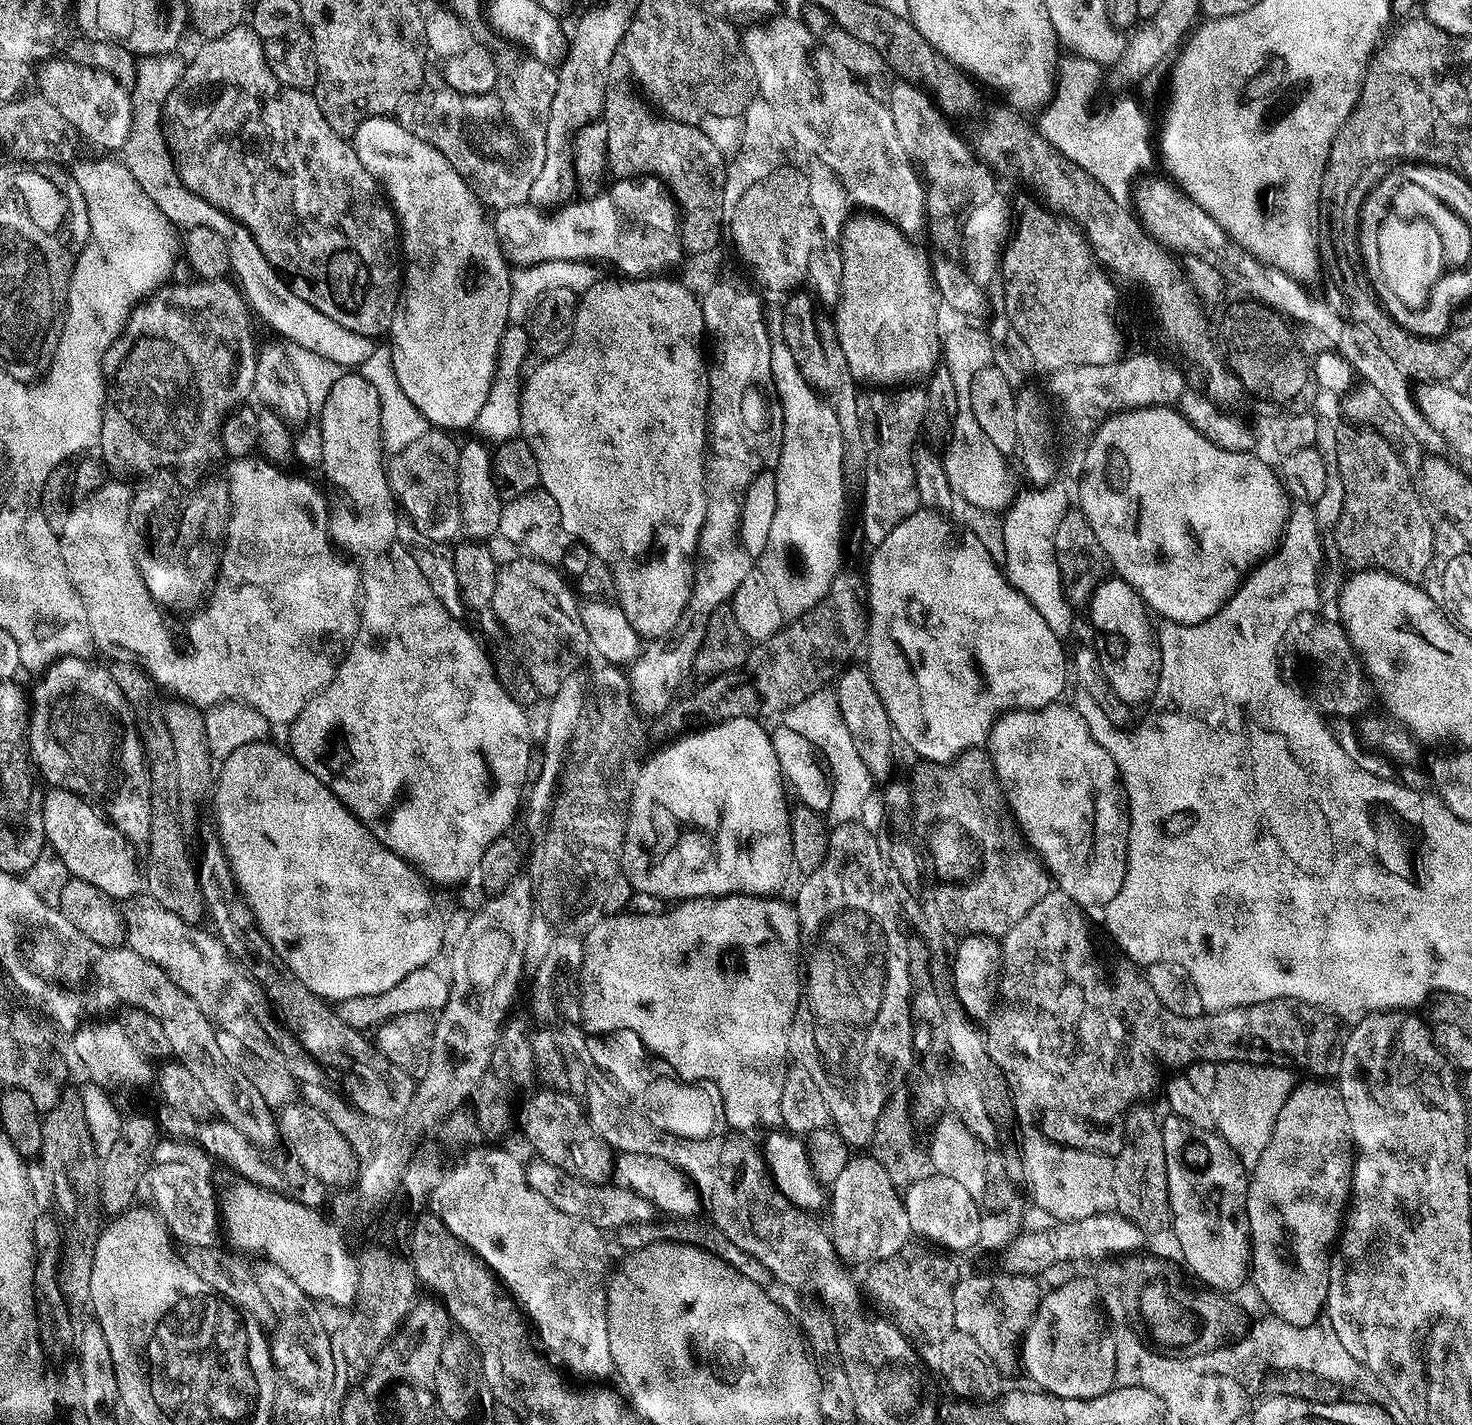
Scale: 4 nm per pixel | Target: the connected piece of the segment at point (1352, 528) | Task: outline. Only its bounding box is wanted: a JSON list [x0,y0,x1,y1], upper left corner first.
[1334,423,1438,581]

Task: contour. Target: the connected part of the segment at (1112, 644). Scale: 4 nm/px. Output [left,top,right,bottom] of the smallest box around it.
[1087,578,1160,706]

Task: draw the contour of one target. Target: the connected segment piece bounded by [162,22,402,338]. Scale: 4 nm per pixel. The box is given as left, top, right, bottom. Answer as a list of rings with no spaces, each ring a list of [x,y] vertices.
[[[242,22],[234,30],[226,30],[217,40],[208,40],[196,52],[196,57],[185,67],[184,77],[180,85],[168,95],[164,101],[162,119],[164,137],[168,139],[168,149],[172,152],[172,161],[176,164],[176,172],[182,182],[194,194],[206,198],[214,206],[218,206],[236,220],[240,221],[251,232],[258,242],[264,257],[277,272],[291,278],[290,287],[302,302],[310,302],[314,310],[322,310],[326,318],[334,318],[338,326],[346,326],[346,330],[354,330],[354,334],[362,334],[373,338],[387,333],[396,317],[396,309],[402,299],[402,244],[398,239],[398,220],[376,179],[358,162],[358,154],[352,149],[345,137],[334,134],[330,130],[330,122],[320,109],[320,101],[311,91],[302,88],[291,88],[280,82],[272,73],[268,64],[268,55],[264,53],[265,41],[247,23]]]

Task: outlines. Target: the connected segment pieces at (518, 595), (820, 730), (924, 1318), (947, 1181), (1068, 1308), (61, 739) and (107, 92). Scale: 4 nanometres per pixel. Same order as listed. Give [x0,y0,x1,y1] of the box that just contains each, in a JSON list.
[[490,559,590,698],[782,690,873,825],[862,1250,958,1342],[902,1174,979,1252],[1018,1278,1116,1400],[26,656,150,846],[38,58,132,149]]

